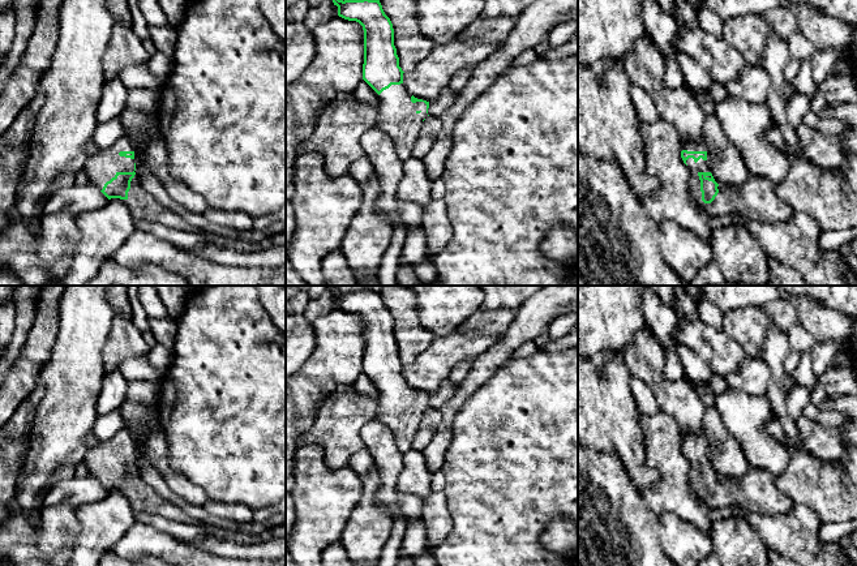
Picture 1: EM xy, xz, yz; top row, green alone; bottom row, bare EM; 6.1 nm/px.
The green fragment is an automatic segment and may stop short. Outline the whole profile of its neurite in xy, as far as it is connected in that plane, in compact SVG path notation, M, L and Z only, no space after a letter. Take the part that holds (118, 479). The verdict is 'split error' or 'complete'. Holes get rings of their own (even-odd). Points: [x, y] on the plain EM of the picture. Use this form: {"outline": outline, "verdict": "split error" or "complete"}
{"outline": "M124 428L111 439L89 449L82 459L89 475L108 490L128 492L130 473L136 467L134 441Z", "verdict": "split error"}

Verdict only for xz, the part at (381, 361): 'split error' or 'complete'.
split error

